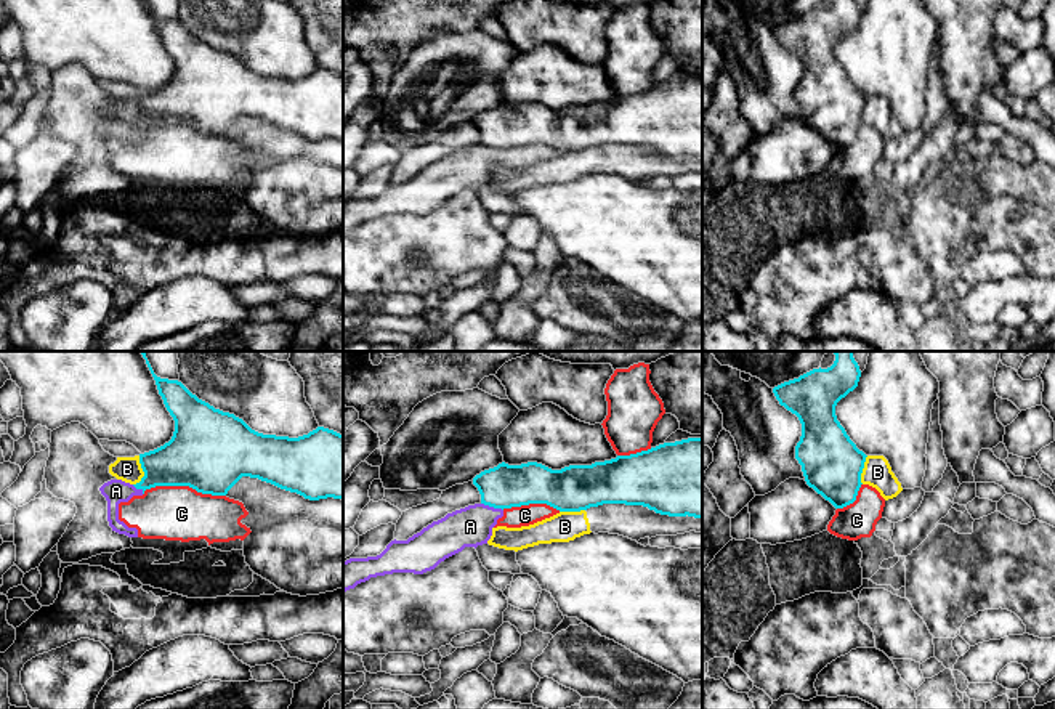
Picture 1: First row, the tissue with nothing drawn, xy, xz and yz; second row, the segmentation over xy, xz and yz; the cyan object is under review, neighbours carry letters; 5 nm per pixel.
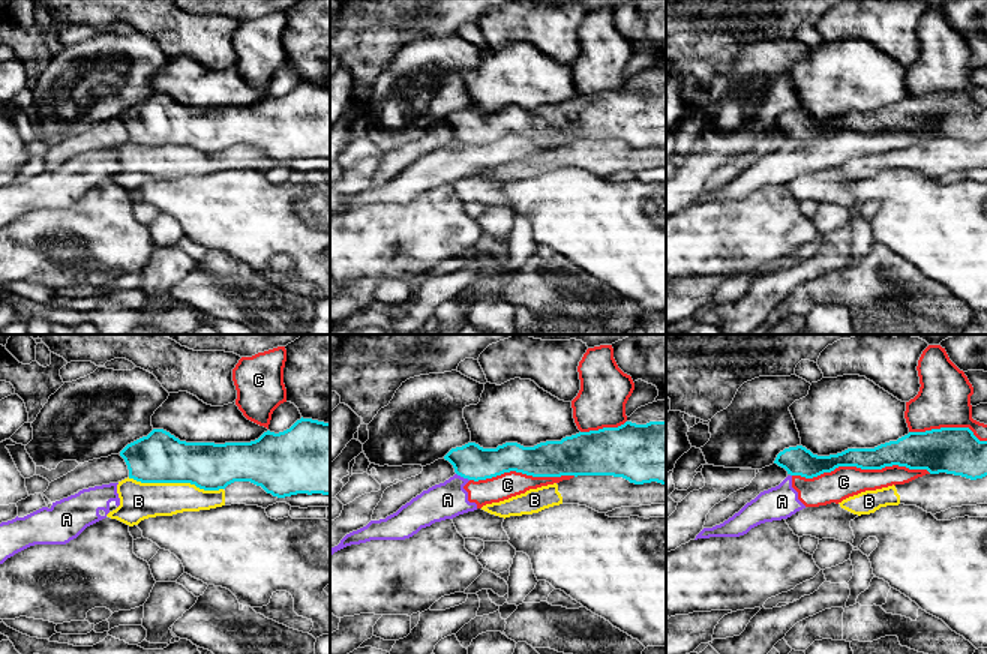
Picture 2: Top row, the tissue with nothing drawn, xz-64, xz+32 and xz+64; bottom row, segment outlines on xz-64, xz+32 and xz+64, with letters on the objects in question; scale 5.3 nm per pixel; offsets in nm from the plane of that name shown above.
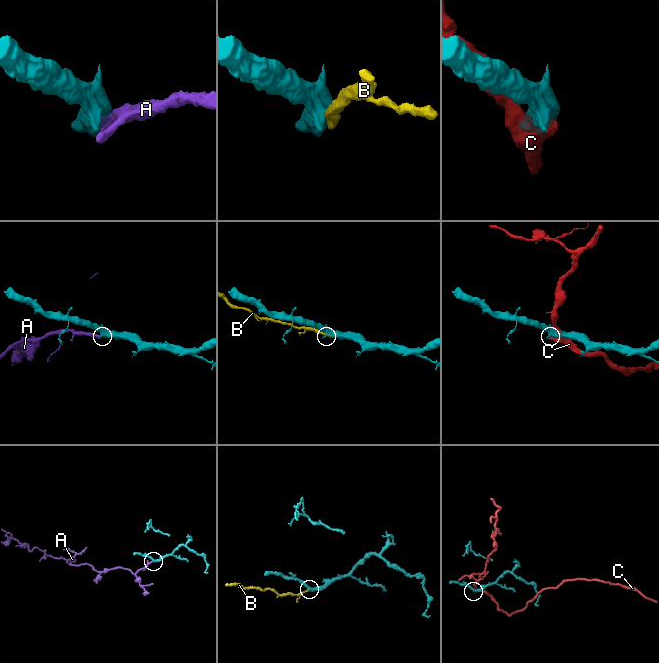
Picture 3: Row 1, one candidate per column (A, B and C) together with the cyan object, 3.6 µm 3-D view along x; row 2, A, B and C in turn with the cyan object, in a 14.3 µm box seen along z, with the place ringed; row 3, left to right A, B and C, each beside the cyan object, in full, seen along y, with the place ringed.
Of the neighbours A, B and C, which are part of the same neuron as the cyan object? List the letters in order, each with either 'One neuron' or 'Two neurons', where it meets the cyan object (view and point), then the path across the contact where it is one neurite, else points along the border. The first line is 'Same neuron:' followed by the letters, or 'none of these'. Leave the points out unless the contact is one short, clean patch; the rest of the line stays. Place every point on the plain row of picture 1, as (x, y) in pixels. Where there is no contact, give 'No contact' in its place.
Same neuron: none of these
A: Two neurons. Touches cyan at xz (493, 146). Boundary: xz (481, 143), (502, 151)
B: Two neurons. Touches cyan at xy (143, 111)
C: Two neurons. Touches cyan at xy (185, 125)

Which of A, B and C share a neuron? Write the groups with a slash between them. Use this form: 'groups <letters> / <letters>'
groups A C / B

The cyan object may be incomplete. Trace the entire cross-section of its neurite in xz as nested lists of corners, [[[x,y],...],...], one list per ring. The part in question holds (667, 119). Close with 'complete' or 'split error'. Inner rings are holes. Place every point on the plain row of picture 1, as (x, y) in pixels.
[[[678,69],[648,91],[561,111],[537,103],[502,103],[476,115],[473,125],[481,144],[502,151],[547,144],[560,152],[580,152],[625,144],[702,159],[702,75]]]; split error

